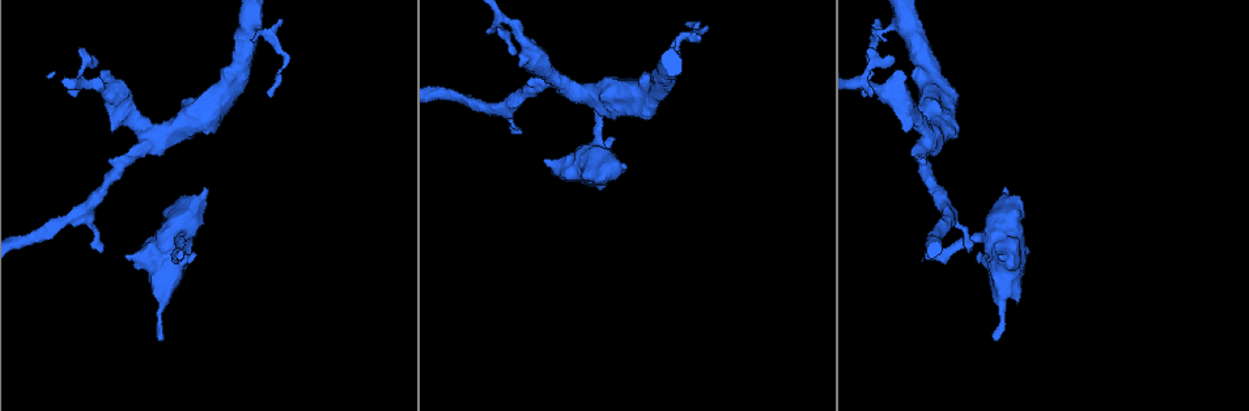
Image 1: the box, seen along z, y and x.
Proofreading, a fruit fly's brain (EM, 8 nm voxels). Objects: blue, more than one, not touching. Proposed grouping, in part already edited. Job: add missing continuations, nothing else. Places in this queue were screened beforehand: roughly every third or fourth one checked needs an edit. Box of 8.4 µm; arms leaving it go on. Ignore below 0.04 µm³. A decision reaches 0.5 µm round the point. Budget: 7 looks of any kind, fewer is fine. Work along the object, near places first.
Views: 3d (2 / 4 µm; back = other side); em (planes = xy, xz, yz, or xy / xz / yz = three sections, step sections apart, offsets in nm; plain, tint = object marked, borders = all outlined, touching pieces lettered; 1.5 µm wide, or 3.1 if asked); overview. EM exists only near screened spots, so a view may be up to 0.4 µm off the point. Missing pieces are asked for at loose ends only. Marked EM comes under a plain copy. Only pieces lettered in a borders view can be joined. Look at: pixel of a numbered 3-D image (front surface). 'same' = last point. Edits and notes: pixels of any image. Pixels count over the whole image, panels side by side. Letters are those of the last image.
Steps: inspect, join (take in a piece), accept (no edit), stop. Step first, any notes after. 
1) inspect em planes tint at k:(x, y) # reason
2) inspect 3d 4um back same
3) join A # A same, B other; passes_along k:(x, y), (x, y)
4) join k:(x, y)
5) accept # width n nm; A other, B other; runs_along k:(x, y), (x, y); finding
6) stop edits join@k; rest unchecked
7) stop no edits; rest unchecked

inspect 3d 4um at 1:(998, 341) # free end

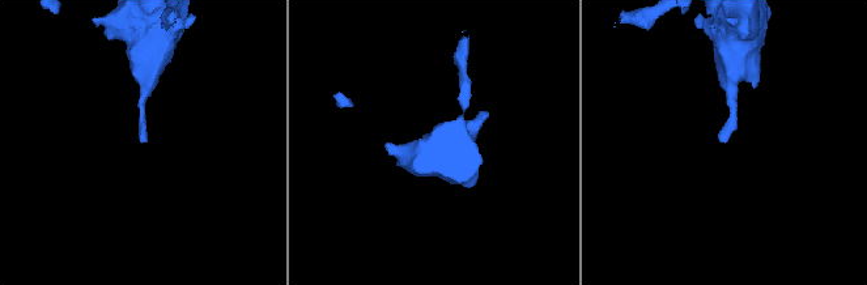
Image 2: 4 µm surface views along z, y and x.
inspect em planes borders at 2:(141, 141)

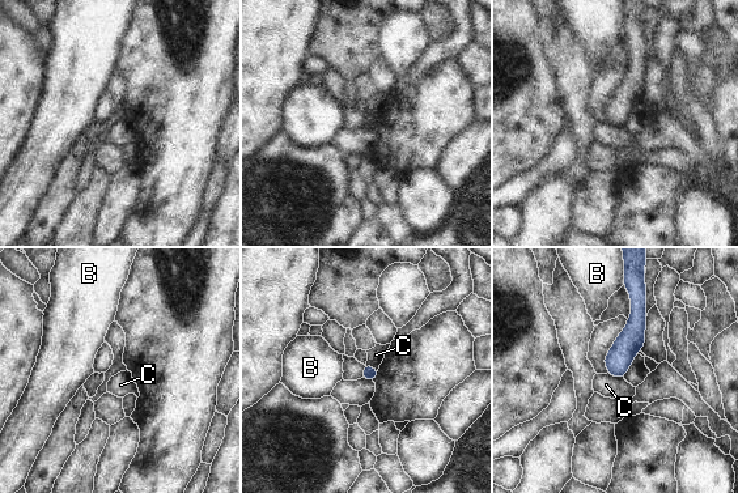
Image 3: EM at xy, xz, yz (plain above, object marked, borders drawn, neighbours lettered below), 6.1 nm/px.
accept # B other, C other; runs_along 3:(637, 297), (635, 332), (615, 373); none of them fits

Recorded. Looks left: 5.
inspect em planes borders at 1:(178, 260) # branch stops here

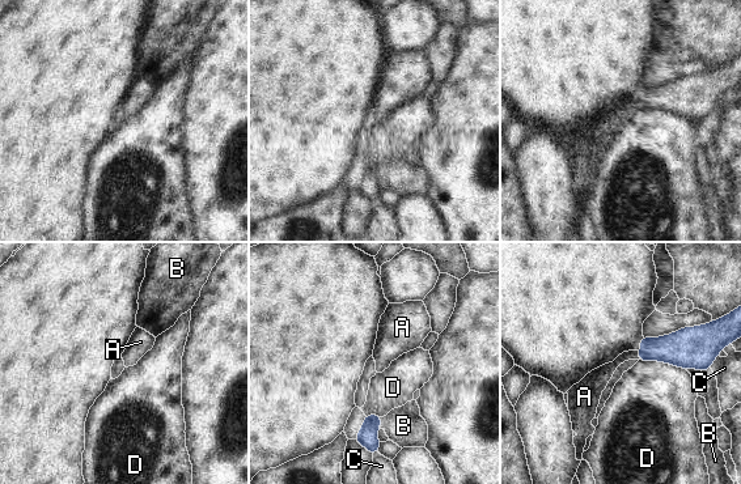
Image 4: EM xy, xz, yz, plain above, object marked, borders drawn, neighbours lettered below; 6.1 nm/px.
join 4:(604, 373) # A same, B other, C other, D other; passes_along 4:(678, 348), (639, 355), (604, 373); the neuron continues

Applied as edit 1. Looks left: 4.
inspect em planes borders at 1:(869, 94)

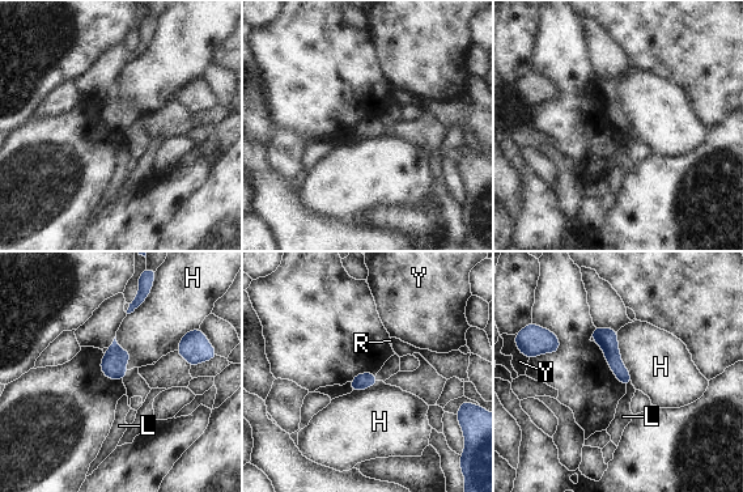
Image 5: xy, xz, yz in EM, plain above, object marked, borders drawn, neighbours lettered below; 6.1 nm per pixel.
accept # longest_contact H 320 nm; H other, L other, R other, Y other; no lettered piece goes on from it

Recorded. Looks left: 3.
stop edits join@4; rest unchecked

